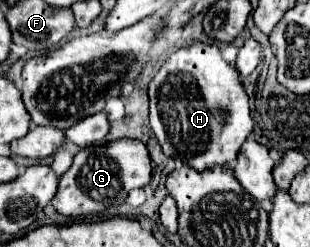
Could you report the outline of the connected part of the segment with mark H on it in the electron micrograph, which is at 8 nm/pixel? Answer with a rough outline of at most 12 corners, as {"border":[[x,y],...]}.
{"border":[[217,44],[171,54],[149,84],[169,158],[231,164],[253,132]]}

